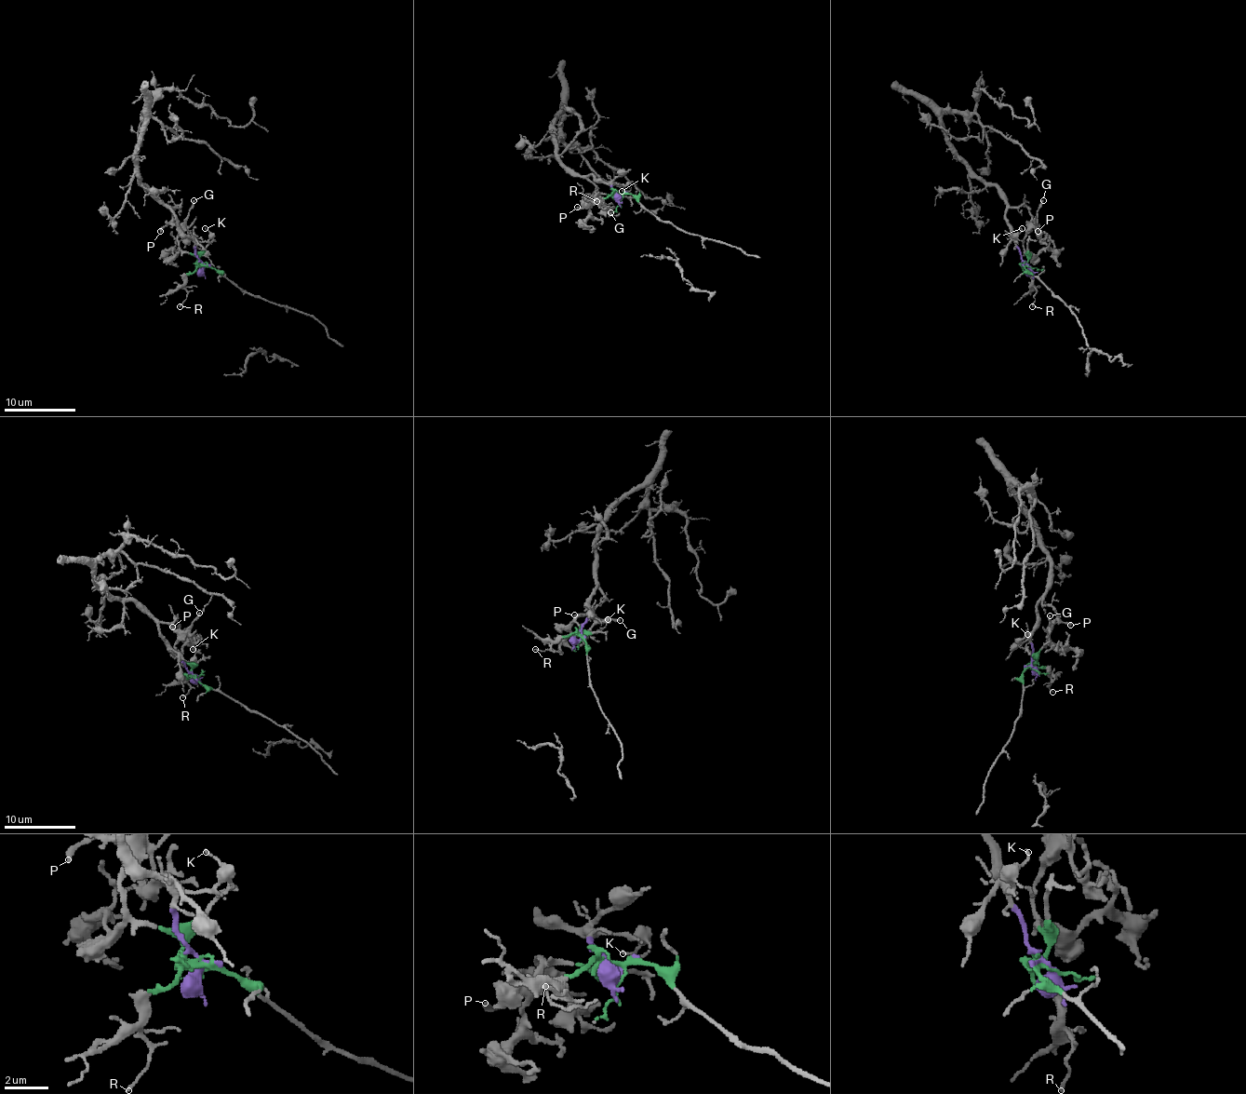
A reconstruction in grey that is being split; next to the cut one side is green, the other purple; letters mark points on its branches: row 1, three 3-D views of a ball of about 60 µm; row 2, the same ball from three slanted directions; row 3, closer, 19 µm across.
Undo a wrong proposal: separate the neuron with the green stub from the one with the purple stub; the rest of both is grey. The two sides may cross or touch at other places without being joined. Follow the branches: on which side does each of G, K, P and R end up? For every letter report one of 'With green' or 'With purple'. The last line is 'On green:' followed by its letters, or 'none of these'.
G: With green
K: With purple
P: With purple
R: With green
On green: G, R

